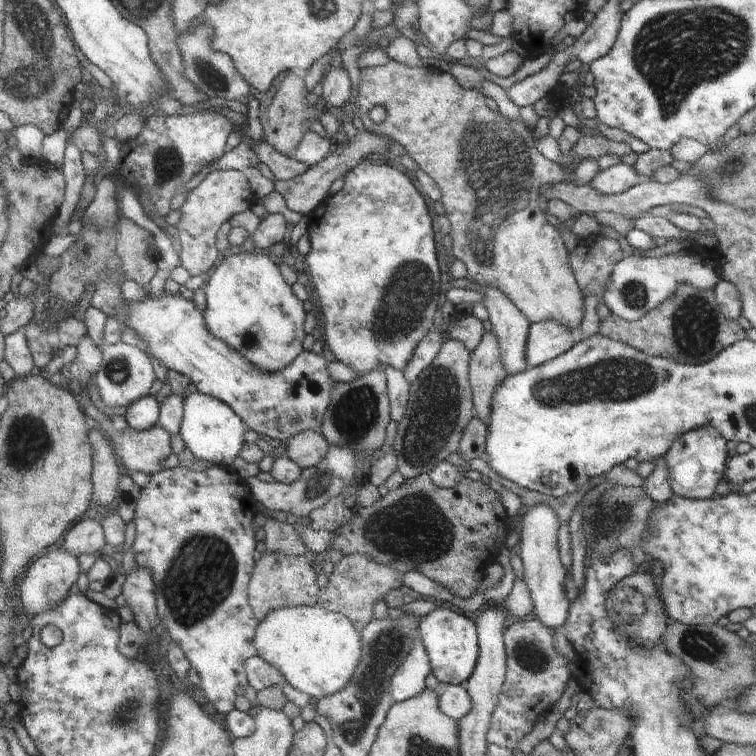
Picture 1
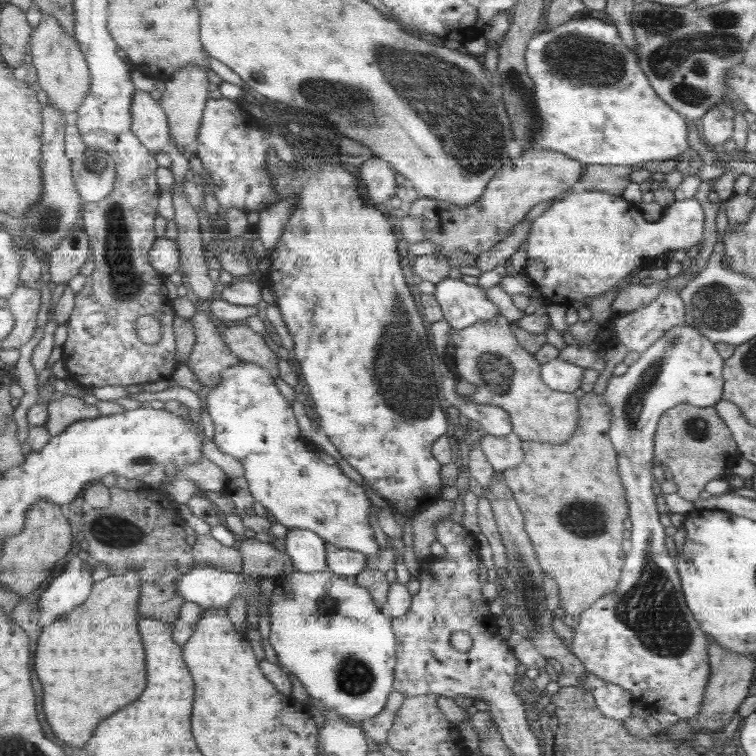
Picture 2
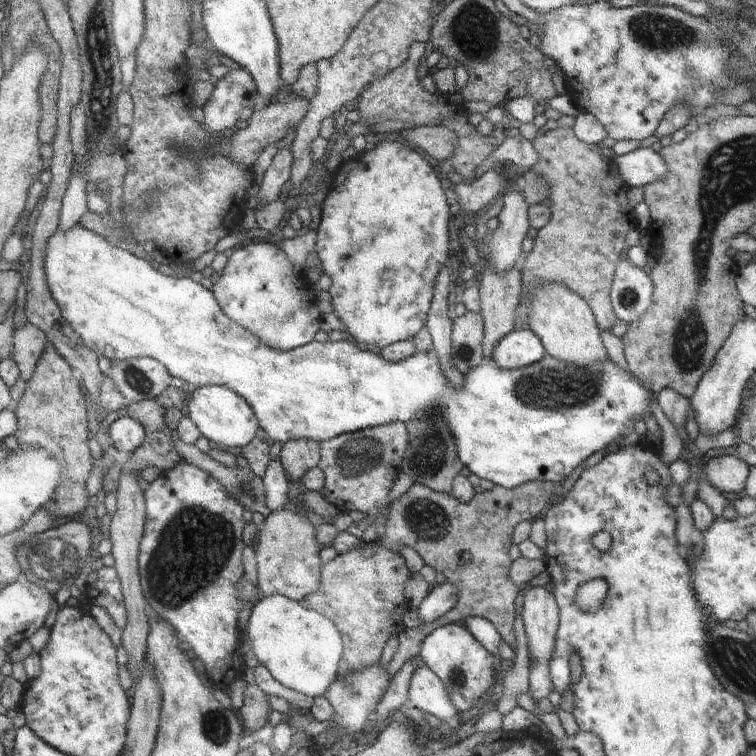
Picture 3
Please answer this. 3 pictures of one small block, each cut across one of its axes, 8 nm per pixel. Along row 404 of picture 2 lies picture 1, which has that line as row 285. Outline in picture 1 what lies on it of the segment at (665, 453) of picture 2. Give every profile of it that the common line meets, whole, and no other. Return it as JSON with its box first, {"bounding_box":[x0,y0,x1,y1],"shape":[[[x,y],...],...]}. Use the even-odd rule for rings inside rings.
{"bounding_box":[599,283,750,364],"shape":[[[680,283],[665,302],[637,321],[627,321],[614,314],[601,319],[599,333],[653,357],[664,357],[682,364],[706,363],[734,343],[750,340],[750,332],[746,332],[742,324],[722,314],[714,290],[699,289],[690,283]]]}

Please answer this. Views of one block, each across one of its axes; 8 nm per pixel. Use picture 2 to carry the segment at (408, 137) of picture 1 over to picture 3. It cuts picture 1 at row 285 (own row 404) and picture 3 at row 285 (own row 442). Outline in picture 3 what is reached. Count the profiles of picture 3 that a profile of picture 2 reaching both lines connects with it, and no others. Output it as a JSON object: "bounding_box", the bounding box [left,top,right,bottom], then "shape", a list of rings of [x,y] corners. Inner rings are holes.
{"bounding_box":[529,283,606,365],"shape":[[[554,283],[545,287],[537,287],[531,295],[531,313],[529,314],[529,328],[541,339],[545,352],[554,358],[585,365],[594,361],[606,361],[606,350],[600,340],[600,332],[589,304],[584,302],[580,294],[568,289],[565,285]]]}

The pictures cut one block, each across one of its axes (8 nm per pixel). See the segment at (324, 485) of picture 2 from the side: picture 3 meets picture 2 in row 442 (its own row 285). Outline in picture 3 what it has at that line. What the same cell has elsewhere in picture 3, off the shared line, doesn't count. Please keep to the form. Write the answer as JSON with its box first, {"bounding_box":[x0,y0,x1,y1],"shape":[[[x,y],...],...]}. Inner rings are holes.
{"bounding_box":[213,241,318,351],"shape":[[[255,241],[237,246],[228,253],[227,265],[223,268],[222,275],[213,286],[213,295],[225,313],[241,324],[246,330],[252,331],[259,340],[281,351],[292,351],[314,341],[314,334],[318,332],[318,308],[312,302],[312,290],[306,288],[300,274],[296,274],[293,264],[286,253],[271,243]]]}

